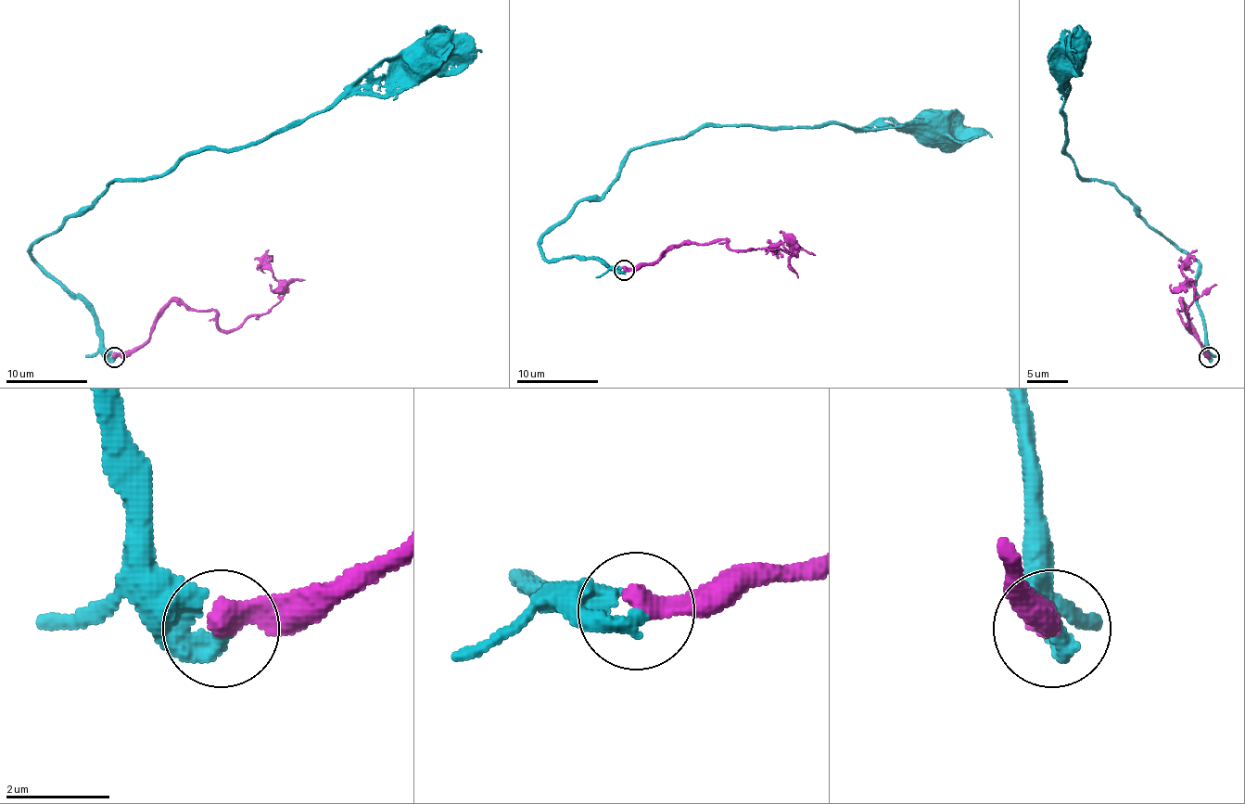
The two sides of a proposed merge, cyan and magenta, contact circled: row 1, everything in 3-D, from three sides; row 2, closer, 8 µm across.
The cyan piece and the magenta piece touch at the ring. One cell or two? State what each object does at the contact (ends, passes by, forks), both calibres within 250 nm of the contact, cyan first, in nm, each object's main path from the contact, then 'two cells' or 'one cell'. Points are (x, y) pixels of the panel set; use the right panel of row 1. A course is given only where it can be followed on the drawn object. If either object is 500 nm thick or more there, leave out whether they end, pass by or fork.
cyan ends; magenta ends; calibres 400 and 440 nm; course cyan (1209, 357), (1195, 288), (1199, 264), (1111, 185), (1086, 181), (1065, 154), (1067, 94), (1059, 65), (1067, 61); course magenta (1209, 357), (1195, 337), (1183, 300), (1178, 311), (1188, 331), (1193, 290), (1183, 268), (1197, 249); one cell

